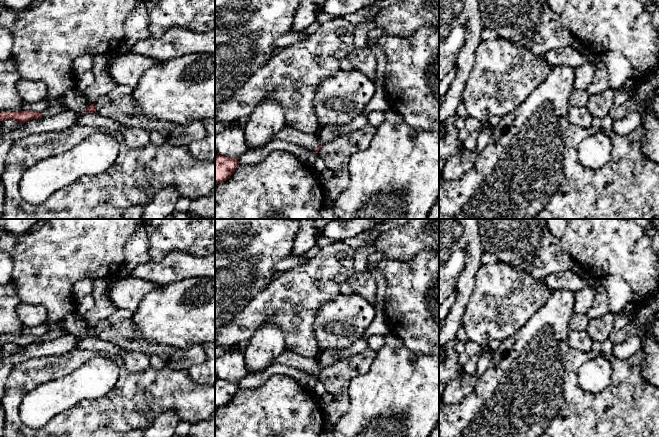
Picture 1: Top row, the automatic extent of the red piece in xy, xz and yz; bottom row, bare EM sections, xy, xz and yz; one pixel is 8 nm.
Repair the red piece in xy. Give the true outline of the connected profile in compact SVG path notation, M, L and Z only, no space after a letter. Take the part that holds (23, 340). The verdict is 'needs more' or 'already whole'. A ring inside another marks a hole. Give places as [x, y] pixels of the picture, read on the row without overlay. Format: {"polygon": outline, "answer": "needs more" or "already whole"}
{"polygon": "M21 335L21 336L1 336L0 337L0 345L4 346L7 343L14 344L23 348L26 345L32 343L40 343L42 341L42 337L36 335Z", "answer": "already whole"}

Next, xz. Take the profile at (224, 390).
{"polygon": "M222 379L215 381L215 407L227 404L239 390L238 382L229 382Z", "answer": "already whole"}

